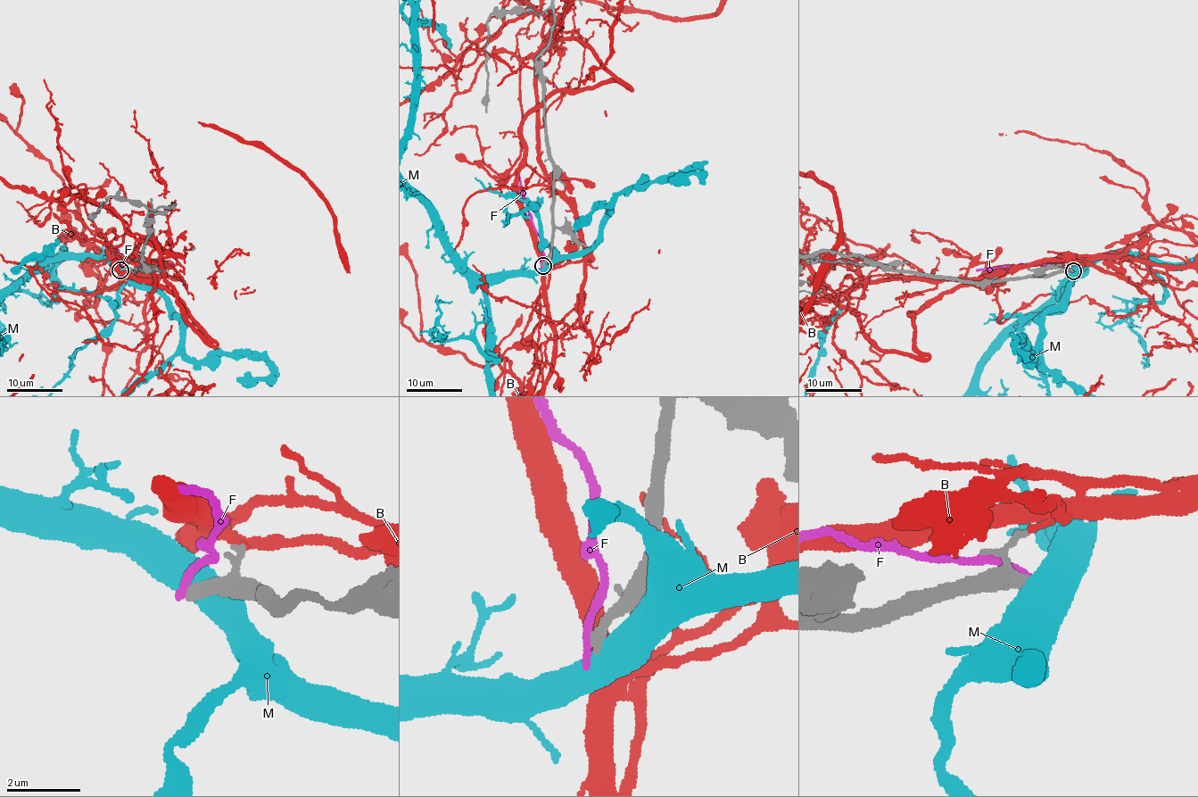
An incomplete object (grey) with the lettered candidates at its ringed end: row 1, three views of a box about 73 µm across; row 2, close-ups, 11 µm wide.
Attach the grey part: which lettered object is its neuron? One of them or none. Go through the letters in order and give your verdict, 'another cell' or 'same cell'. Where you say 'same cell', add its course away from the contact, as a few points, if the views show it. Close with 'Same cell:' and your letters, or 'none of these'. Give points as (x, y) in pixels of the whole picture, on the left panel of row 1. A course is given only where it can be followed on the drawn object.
B: another cell
F: another cell
M: another cell
Same cell: none of these

